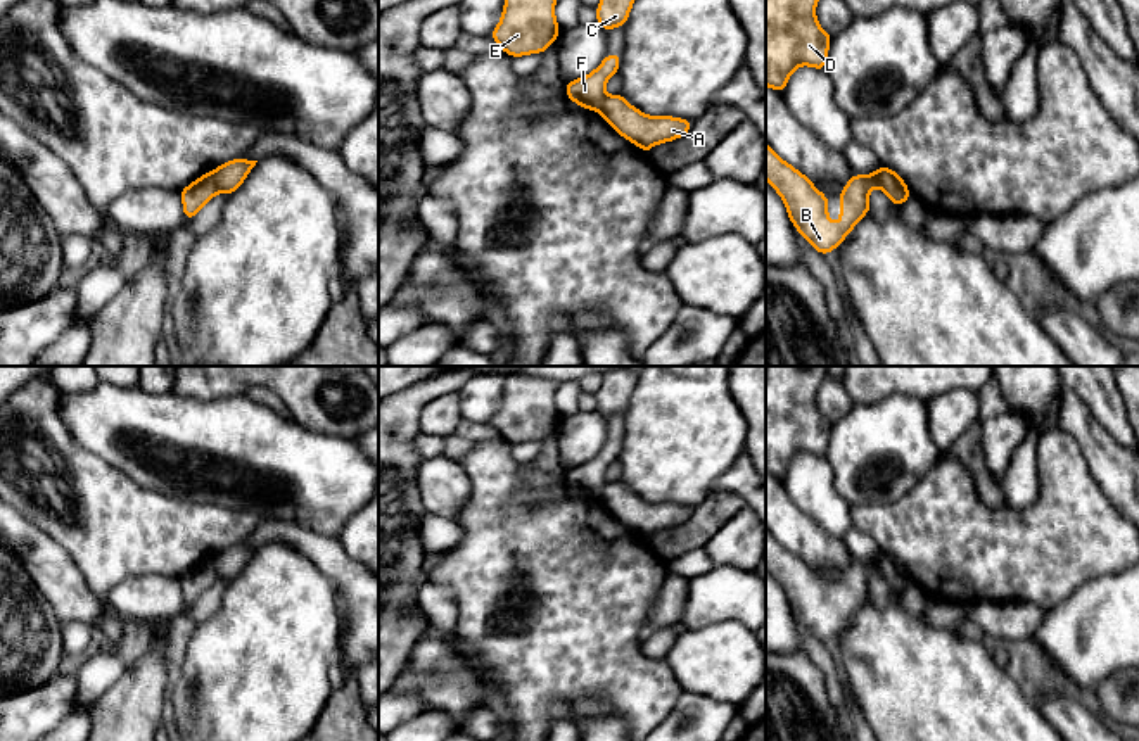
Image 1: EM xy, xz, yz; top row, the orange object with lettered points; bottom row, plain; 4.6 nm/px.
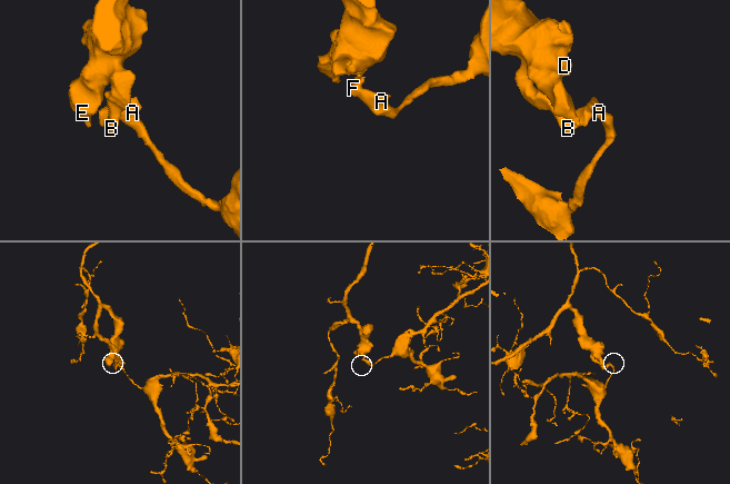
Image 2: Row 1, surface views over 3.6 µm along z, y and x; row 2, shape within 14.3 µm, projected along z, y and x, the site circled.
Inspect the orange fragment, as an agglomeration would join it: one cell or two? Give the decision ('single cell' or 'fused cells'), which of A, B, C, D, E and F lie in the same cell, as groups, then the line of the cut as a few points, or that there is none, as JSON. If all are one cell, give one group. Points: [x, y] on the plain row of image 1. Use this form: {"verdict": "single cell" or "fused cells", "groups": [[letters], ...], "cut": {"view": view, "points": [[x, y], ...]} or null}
{"verdict": "fused cells", "groups": [["A"], ["B", "C", "D", "E", "F"]], "cut": {"view": "xy", "points": [[211, 558], [218, 577]]}}

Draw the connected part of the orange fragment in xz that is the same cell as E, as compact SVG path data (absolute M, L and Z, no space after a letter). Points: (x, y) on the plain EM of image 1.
M506 375L501 406L489 423L510 444L544 440L562 418L555 404L558 385L543 377Z

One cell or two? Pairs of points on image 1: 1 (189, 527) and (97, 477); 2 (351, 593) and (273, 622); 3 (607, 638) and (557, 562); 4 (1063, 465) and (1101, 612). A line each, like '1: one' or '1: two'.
1: one
2: two
3: one
4: two

